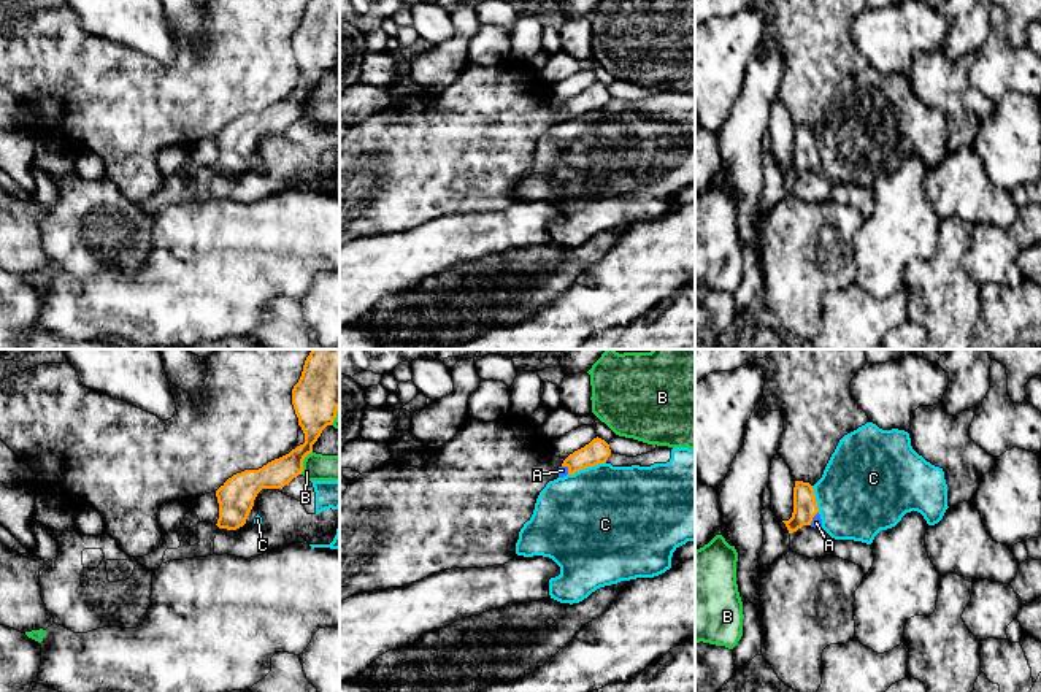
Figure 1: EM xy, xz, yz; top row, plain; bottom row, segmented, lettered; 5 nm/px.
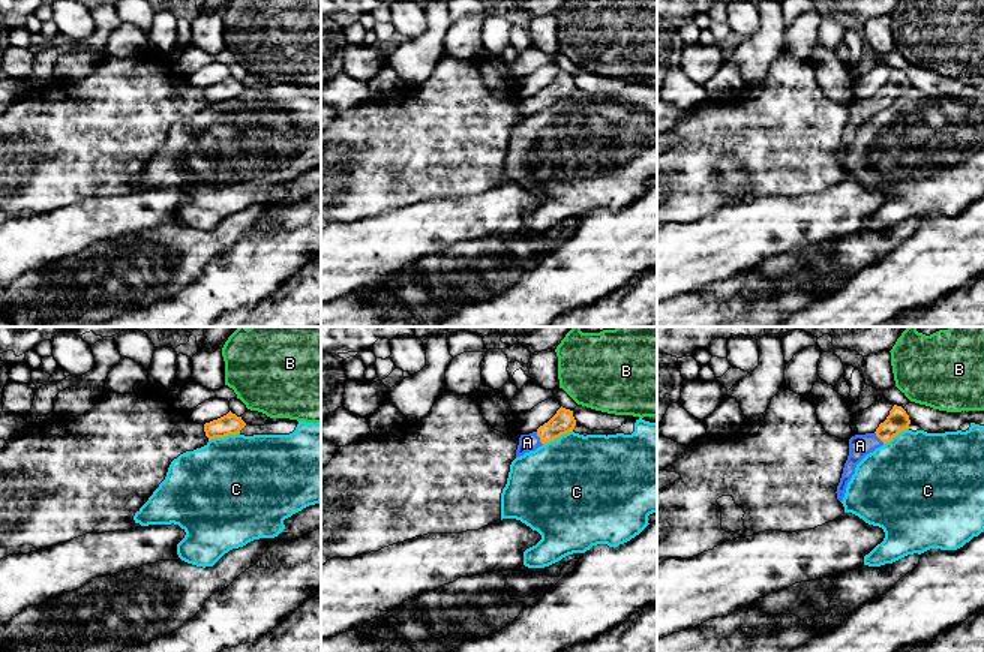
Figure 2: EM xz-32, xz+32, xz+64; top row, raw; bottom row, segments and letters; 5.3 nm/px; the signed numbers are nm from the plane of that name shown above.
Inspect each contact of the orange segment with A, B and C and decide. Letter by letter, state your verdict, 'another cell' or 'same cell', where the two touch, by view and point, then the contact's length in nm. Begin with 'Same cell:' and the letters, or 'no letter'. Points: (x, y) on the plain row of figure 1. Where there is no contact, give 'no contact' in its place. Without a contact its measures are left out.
Same cell: A
A: same cell; contact xz (568, 113); length 60 nm
B: another cell; contact xy (302, 107); length 130 nm
C: another cell; contact xz (586, 111); length 200 nm

